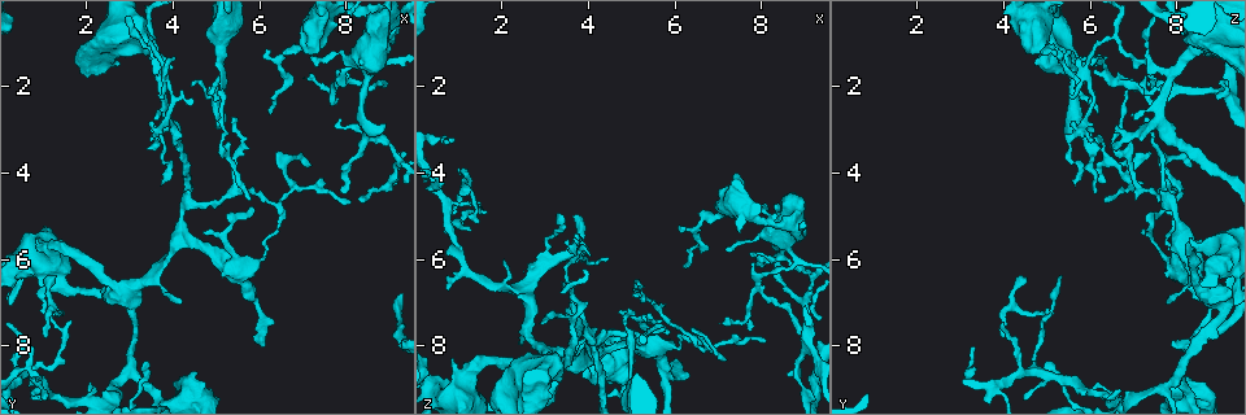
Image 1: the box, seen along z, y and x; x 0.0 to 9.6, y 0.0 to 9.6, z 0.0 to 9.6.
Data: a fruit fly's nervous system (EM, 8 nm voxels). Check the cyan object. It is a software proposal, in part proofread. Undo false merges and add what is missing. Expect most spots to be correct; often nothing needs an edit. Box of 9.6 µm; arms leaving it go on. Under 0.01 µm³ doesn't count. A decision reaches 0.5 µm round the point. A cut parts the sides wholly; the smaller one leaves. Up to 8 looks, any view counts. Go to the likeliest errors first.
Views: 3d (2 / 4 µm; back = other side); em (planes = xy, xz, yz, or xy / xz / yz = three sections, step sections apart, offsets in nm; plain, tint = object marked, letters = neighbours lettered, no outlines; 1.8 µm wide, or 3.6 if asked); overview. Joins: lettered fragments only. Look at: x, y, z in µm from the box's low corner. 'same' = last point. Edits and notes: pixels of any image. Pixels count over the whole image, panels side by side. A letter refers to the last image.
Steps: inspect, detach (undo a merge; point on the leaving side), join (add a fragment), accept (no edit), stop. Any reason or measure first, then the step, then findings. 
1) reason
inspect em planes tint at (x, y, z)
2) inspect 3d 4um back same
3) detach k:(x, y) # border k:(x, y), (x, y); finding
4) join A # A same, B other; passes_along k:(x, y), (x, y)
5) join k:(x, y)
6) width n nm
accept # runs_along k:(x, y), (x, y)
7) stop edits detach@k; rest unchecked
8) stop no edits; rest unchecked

tapers out
inspect em planes letters at (5.10, 1.80, 7.25)

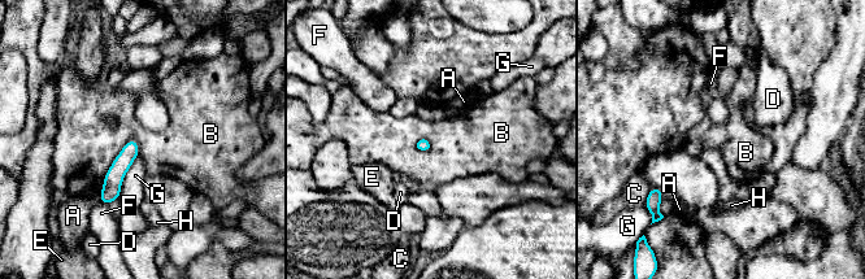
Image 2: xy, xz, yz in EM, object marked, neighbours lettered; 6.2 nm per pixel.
accept # A other, B other, C other, D other, E other, F other, G other, H other; border 2:(134, 138), (125, 144), (101, 179); no lettered fragment goes on from it

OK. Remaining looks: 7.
abrupt turn
inspect em planes letters at (9.10, 3.80, 6.55)

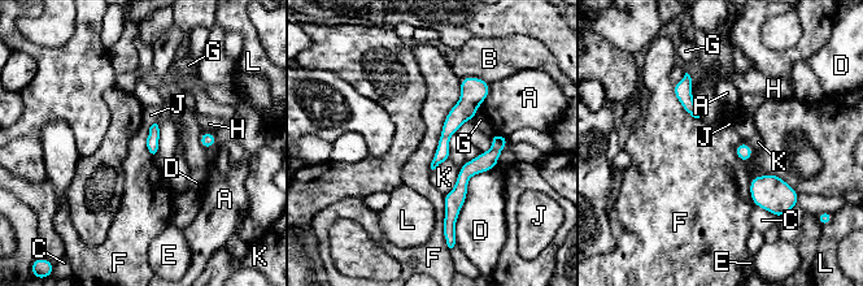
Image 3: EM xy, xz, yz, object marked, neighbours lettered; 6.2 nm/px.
width 80 nm
accept # A other, B other, C other, D other, E other, F other, G other, H other, J other, K other, L other; border 3:(460, 79), (431, 169); continuous, no second cell

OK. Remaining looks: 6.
sudden change in width
inspect em xy step 16 letters at (3.15, 7.50, 8.95)

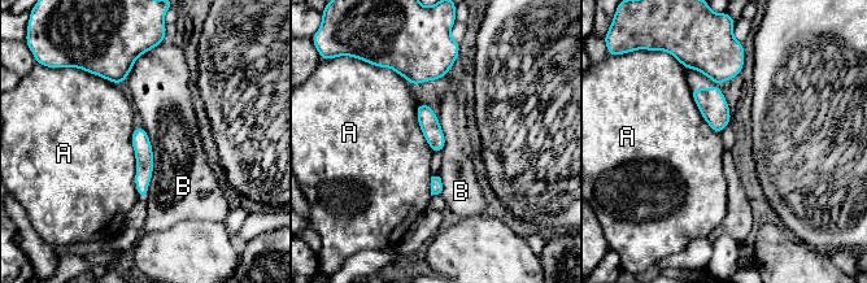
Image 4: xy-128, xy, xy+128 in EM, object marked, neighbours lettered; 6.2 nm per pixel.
accept # A other, B other; one cell here

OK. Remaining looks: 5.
stop no edits; rest unchecked

